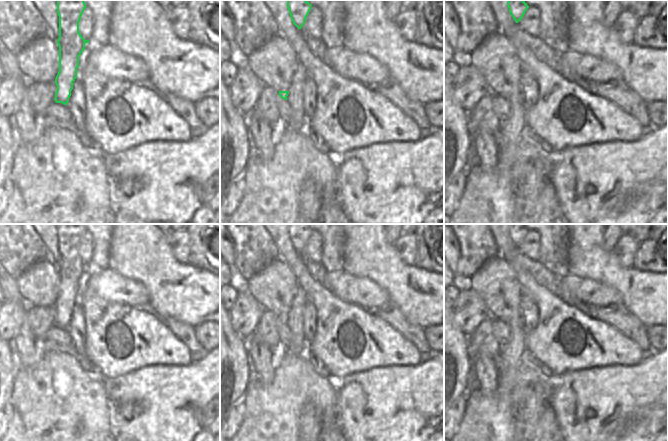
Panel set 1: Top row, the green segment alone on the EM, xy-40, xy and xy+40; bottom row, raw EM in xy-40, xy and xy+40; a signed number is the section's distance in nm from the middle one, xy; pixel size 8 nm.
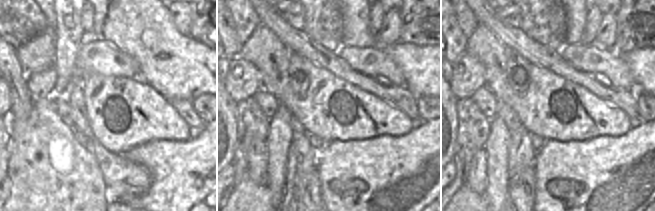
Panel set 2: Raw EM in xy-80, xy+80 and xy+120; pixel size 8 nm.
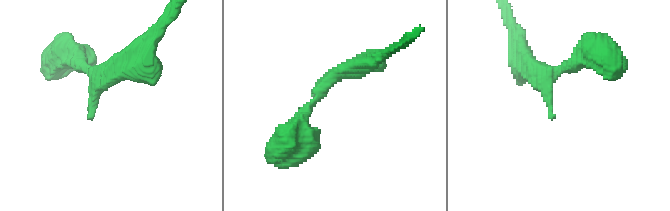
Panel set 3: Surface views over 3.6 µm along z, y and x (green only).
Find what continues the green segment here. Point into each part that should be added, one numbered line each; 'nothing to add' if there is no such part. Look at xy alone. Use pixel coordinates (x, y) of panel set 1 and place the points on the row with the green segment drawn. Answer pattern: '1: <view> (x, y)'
1: xy (298, 122)

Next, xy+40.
nothing to add

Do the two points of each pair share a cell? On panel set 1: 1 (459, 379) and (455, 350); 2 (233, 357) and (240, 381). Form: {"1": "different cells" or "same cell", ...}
{"1": "same cell", "2": "same cell"}

